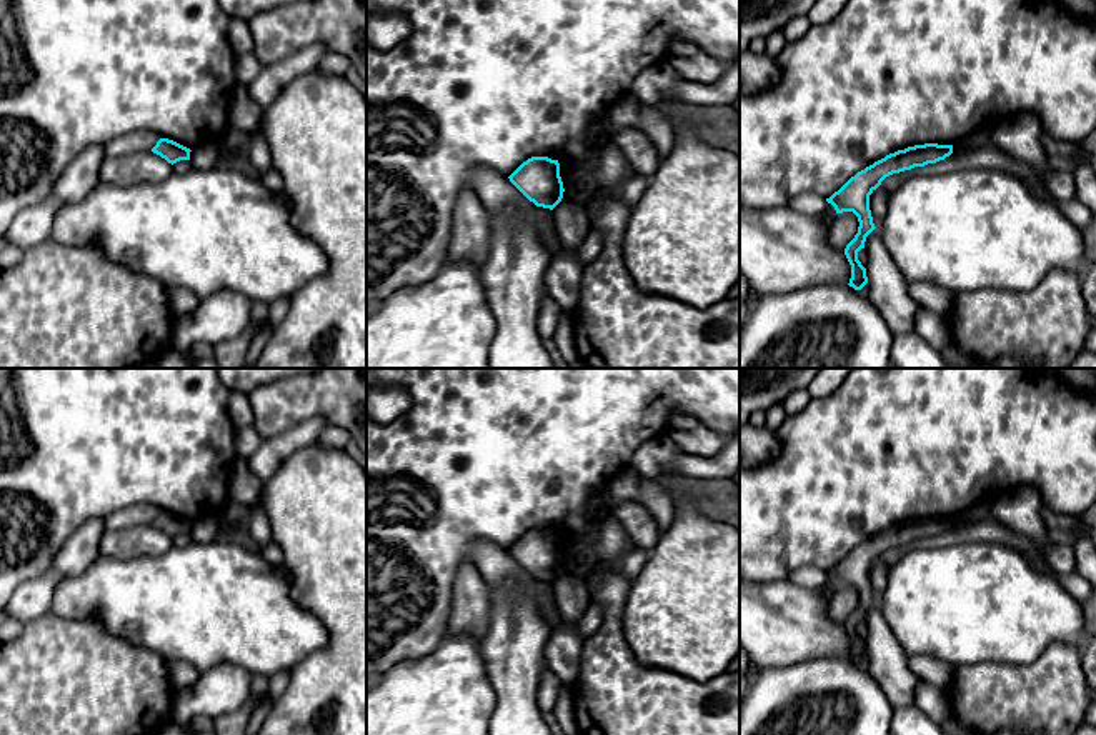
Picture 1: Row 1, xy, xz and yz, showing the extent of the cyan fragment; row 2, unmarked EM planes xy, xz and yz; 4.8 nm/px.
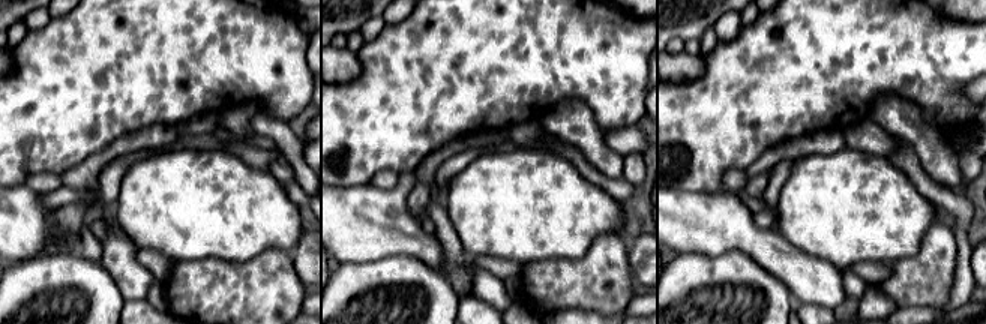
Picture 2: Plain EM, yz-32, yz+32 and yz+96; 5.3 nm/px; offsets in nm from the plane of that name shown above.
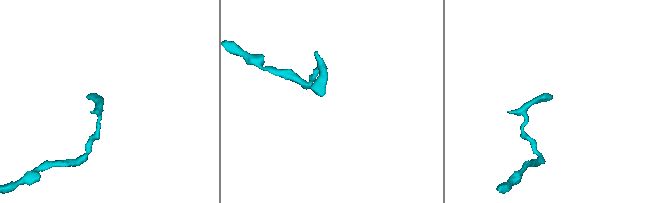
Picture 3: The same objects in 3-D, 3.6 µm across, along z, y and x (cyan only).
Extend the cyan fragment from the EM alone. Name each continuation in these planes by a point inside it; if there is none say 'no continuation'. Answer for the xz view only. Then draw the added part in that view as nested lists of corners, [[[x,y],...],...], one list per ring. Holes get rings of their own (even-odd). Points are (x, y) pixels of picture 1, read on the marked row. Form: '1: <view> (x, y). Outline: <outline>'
no continuation

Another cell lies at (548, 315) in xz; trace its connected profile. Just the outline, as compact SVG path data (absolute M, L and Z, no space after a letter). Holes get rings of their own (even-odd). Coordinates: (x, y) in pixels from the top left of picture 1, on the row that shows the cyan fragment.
M545 295L536 322L541 338L555 337L560 315L561 308L558 307L558 303L550 295Z

